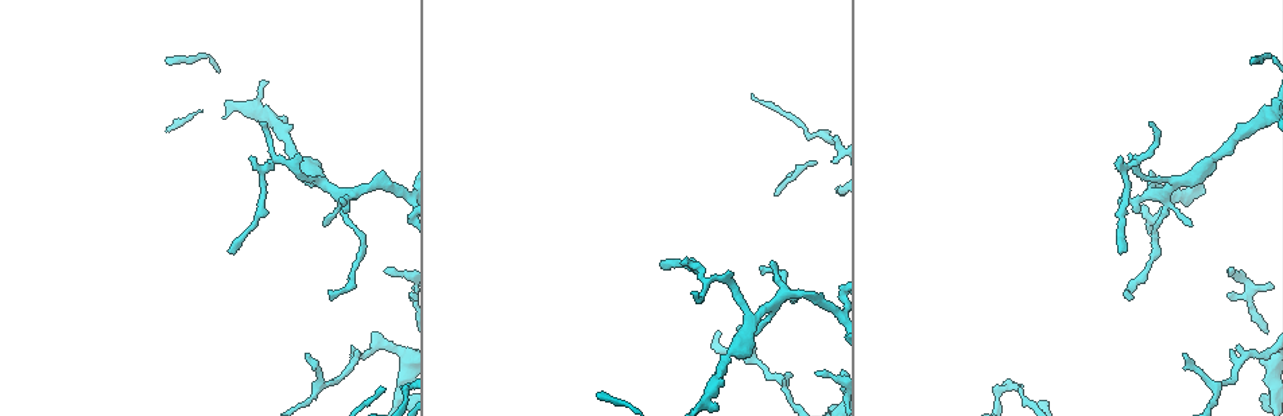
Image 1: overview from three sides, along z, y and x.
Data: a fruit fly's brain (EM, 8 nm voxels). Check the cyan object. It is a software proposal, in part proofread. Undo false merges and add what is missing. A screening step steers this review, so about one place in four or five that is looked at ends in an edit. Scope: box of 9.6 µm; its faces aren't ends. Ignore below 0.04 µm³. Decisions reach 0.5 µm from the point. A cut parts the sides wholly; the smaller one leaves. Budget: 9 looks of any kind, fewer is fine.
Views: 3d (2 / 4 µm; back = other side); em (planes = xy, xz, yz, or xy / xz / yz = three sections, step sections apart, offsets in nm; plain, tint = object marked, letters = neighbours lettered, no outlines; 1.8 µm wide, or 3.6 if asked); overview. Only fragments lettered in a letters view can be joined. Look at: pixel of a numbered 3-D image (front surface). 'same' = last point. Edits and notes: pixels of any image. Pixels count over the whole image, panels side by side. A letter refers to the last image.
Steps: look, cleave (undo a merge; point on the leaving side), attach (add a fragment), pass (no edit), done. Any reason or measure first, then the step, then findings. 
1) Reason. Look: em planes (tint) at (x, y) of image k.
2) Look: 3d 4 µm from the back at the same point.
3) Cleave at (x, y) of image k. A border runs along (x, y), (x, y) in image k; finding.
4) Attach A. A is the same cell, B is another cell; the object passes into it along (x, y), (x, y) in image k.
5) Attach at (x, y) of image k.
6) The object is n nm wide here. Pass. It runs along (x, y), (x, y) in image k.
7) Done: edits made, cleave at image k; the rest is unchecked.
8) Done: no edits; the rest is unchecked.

Branch stops here. Look: em xz step 8 (tint) at (249, 159) of image 1.

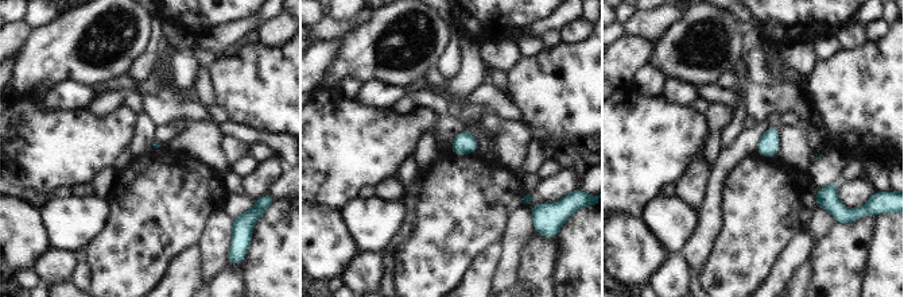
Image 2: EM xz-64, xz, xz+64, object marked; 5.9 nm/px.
Another direction. Look: em planes (letters) at the same point.

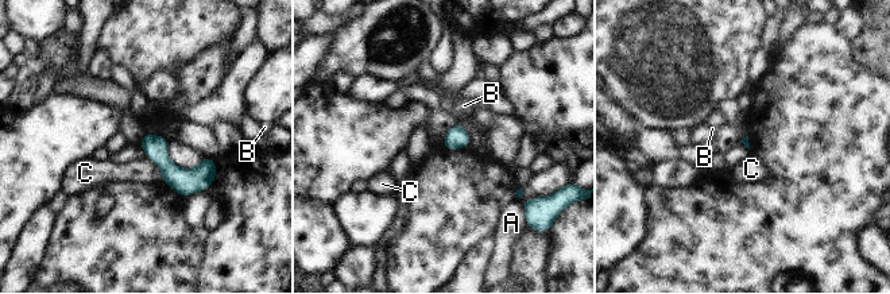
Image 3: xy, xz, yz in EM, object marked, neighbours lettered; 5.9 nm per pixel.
Pass. A, B and C are other cells; a border runs along (144, 155), (159, 169), (162, 180) in image 3; no lettered fragment goes on from it.

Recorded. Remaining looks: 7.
Look: em yz step 8 (letters) at (329, 291) of image 1.

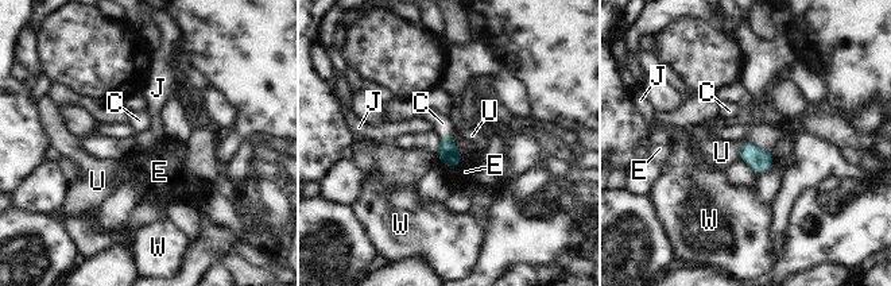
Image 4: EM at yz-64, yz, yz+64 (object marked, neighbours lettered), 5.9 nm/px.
Cut it another way. Look: em planes (letters) at the same point.

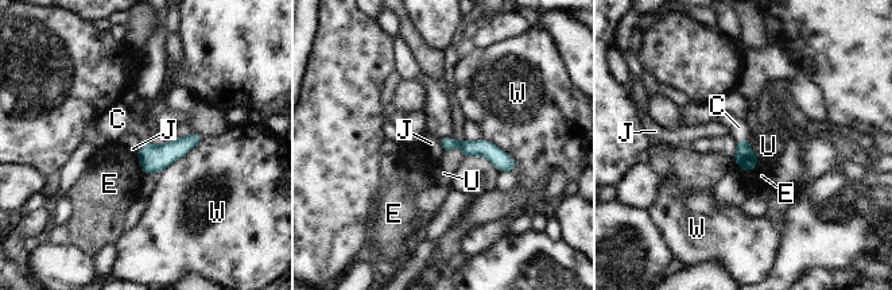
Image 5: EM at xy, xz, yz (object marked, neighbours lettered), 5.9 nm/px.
Attach at (739, 127) of image 5. C is the same cell, E, J, U and W are other cells; the object passes into it along (744, 157), (743, 139), (739, 127) in image 5; the neuron continues.

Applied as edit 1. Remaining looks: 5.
See it whole again. Look: overview.

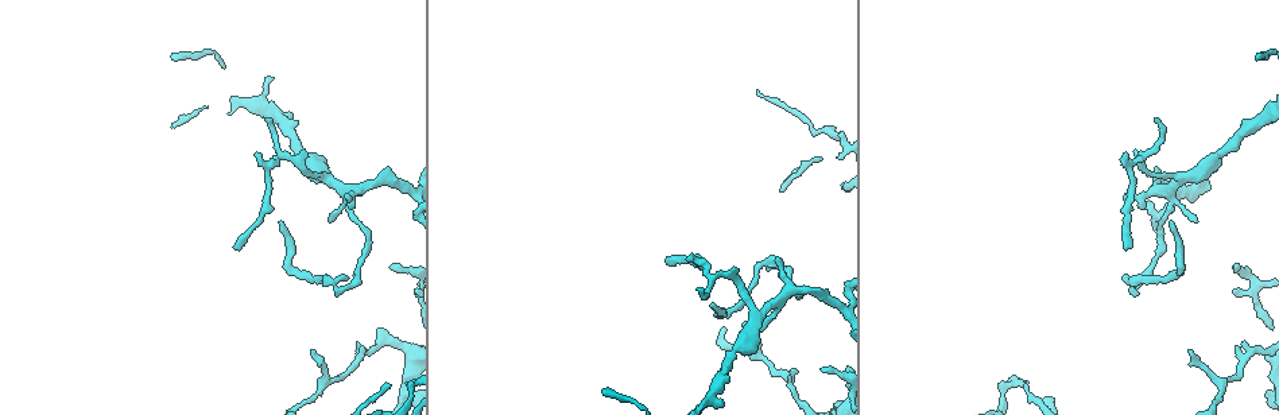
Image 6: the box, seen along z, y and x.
Thin end. Look: 3d 2 µm at (344, 195) of image 6.

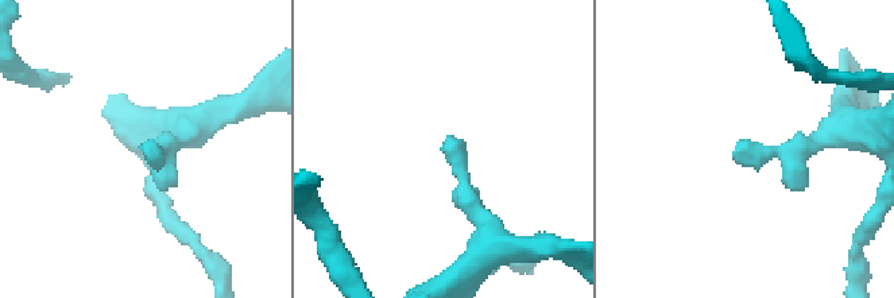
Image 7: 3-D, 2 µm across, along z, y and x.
Look: em 3.6 µm xz step 8 (tint) at (732, 154) of image 7.

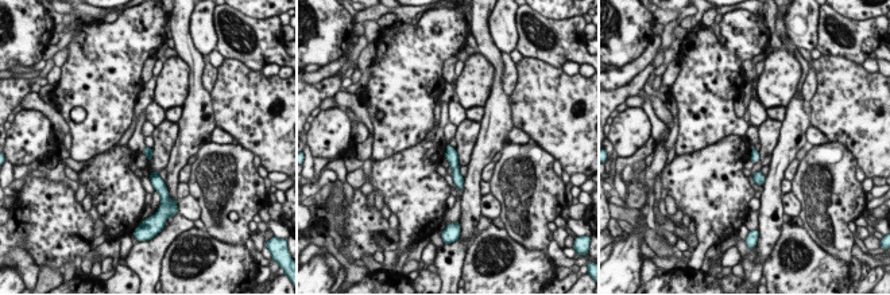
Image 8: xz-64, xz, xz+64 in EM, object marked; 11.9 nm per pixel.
Look: em 3.6 µm planes (letters) at the same point.

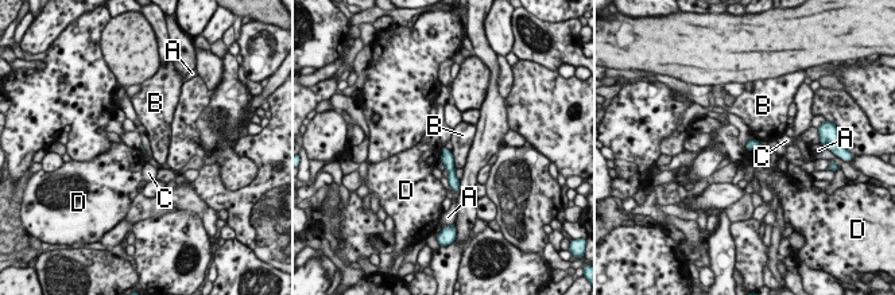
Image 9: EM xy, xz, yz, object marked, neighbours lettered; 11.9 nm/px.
Pass. A, B, C and D are other cells; it runs along (445, 152), (453, 185) in image 9; no lettered fragment goes on from it.

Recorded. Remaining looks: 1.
Done: edits made, attach at image 5; the rest is unchecked.

